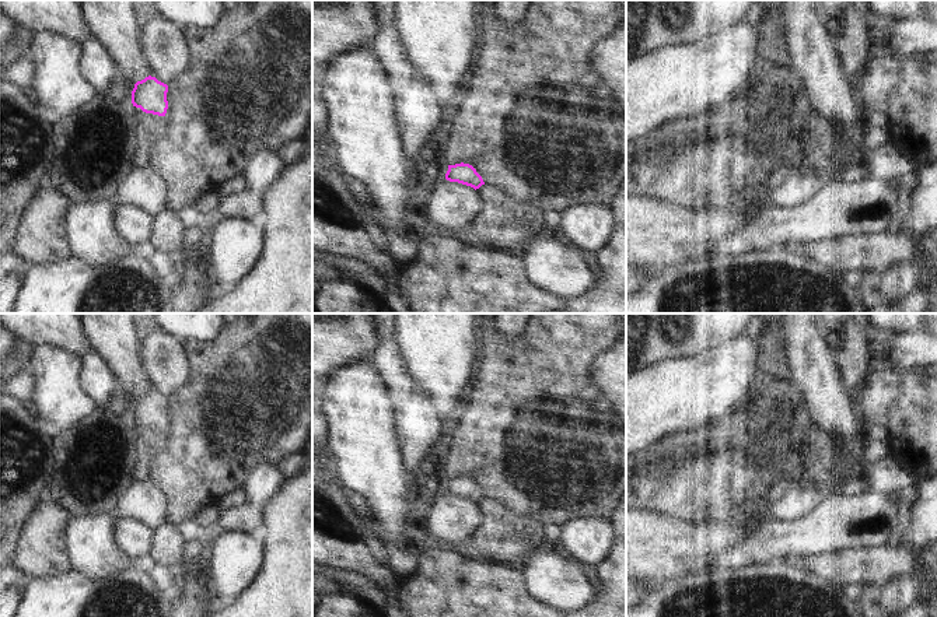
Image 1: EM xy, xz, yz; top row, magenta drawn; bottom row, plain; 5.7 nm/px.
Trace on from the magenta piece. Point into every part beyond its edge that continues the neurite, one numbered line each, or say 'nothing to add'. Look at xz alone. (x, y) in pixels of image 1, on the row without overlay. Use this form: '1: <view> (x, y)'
nothing to add

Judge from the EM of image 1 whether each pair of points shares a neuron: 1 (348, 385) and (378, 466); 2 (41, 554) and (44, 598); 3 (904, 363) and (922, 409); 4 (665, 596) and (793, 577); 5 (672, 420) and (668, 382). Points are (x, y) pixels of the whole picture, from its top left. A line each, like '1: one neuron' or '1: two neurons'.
1: one neuron
2: two neurons
3: two neurons
4: one neuron
5: one neuron

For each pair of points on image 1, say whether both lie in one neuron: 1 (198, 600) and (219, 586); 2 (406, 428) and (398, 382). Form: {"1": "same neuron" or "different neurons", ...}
{"1": "different neurons", "2": "same neuron"}

